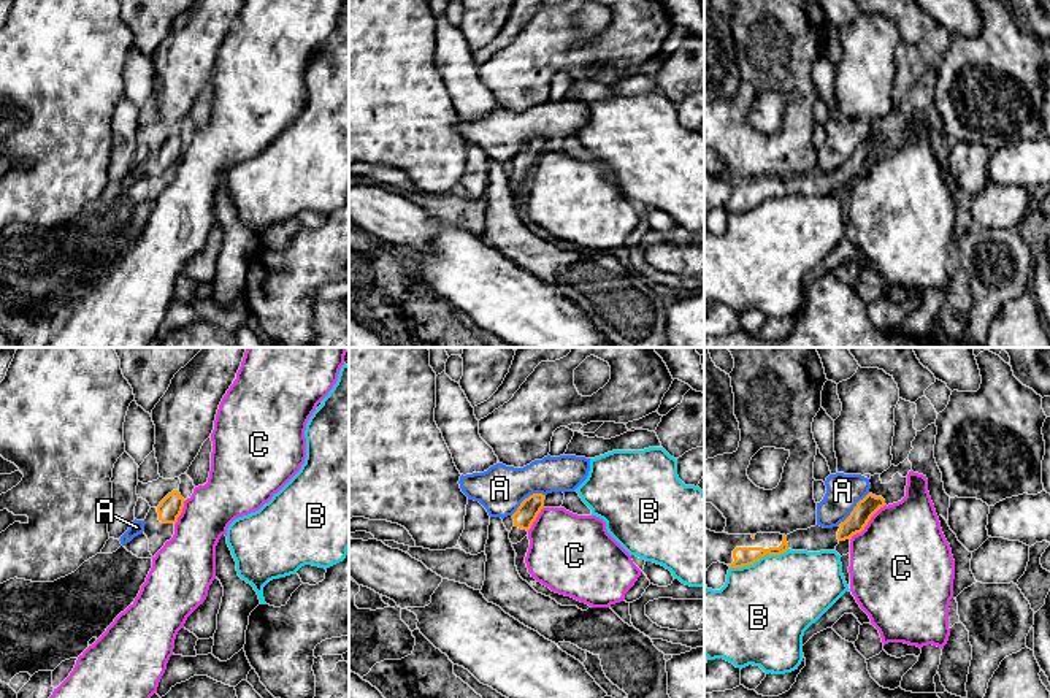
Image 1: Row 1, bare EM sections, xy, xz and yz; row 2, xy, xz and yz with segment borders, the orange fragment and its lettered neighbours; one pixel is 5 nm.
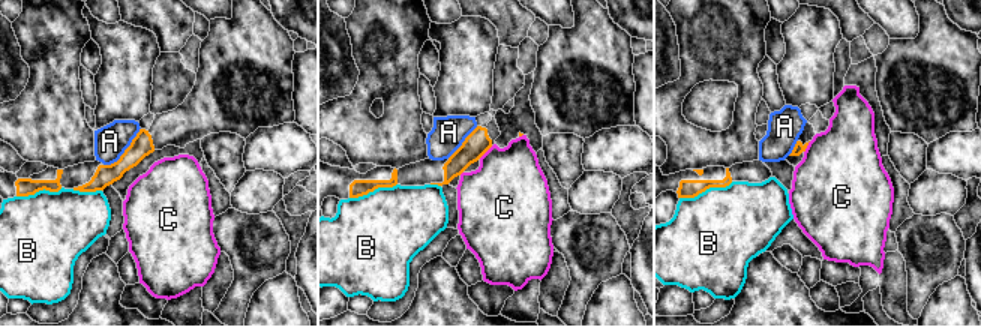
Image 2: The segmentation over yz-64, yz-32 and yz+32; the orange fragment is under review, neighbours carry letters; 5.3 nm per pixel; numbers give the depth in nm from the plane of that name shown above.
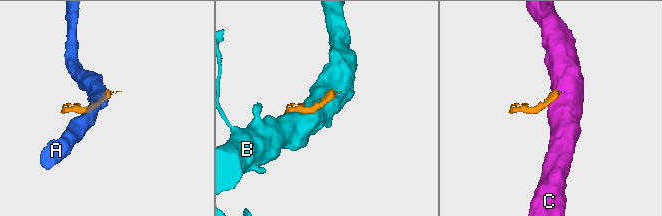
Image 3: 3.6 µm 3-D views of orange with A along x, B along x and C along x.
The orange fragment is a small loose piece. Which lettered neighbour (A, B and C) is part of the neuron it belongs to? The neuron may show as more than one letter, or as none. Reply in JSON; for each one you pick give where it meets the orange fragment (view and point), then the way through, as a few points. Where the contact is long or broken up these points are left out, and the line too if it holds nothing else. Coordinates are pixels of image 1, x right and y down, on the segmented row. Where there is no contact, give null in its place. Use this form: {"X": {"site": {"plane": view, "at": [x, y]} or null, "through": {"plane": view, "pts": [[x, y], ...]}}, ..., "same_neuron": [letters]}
{"same_neuron": []}

